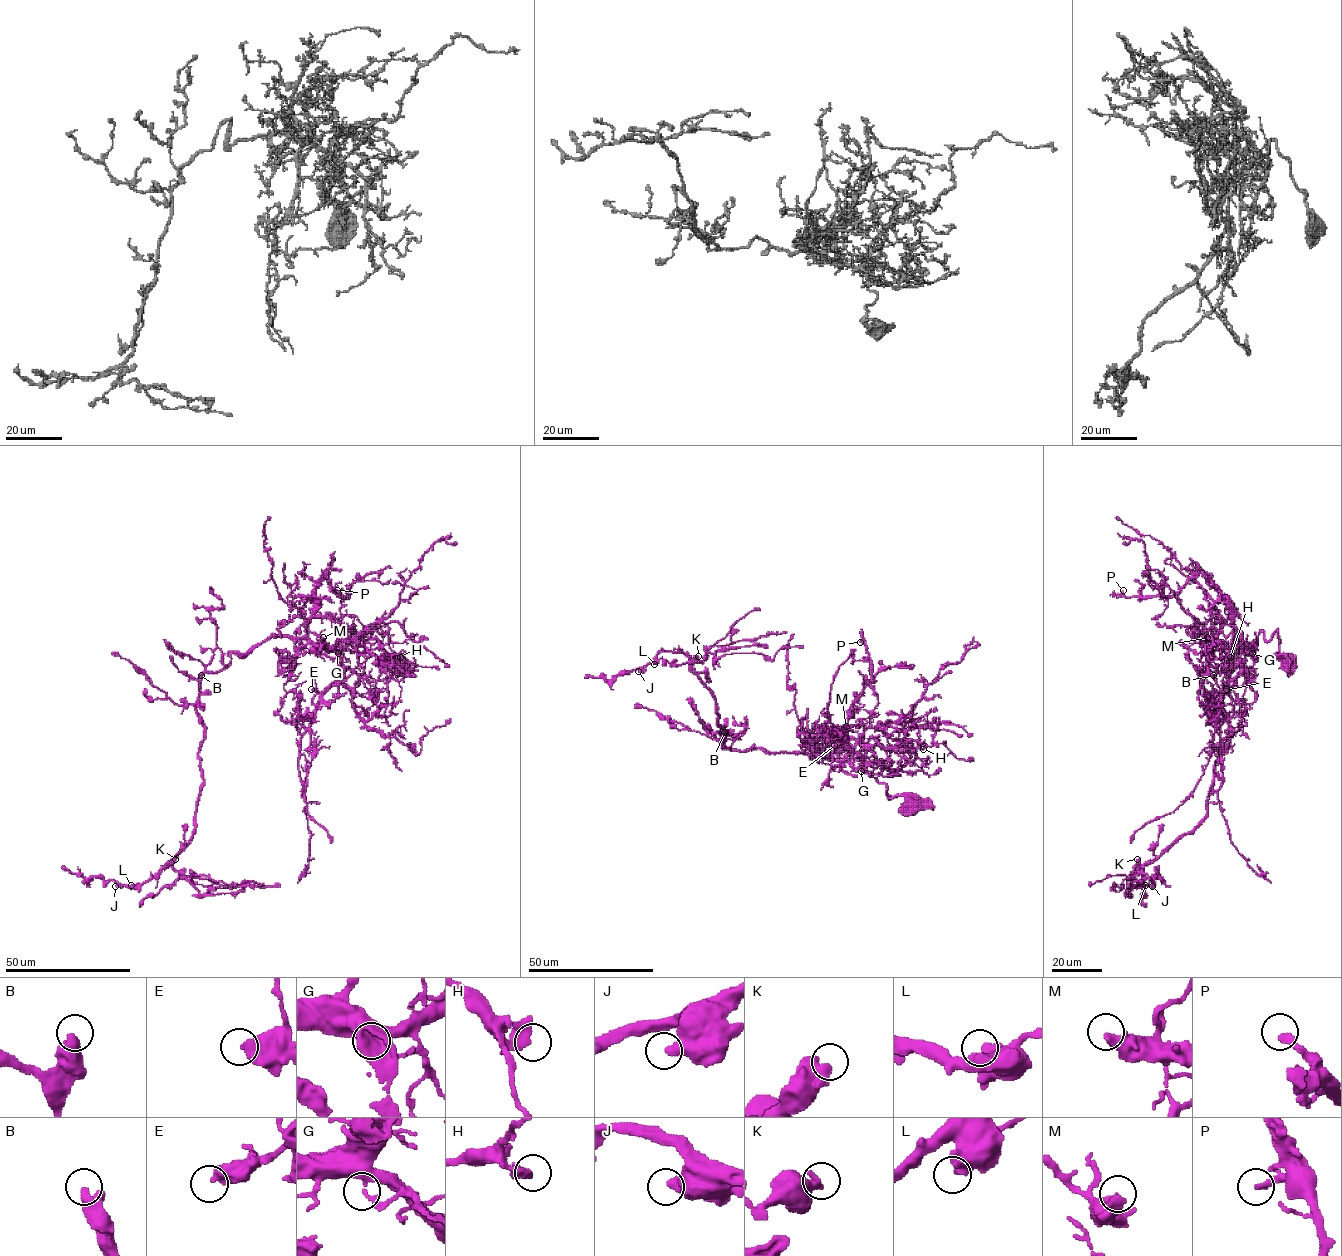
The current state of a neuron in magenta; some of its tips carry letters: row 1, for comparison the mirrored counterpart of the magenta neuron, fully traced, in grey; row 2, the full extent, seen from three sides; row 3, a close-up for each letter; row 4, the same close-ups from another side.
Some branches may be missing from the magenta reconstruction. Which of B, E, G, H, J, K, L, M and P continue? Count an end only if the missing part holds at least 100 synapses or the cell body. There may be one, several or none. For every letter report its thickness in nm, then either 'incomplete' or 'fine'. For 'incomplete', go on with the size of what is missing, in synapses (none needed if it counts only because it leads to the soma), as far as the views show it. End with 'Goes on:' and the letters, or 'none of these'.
B: 600 nm thick; fine
E: 550 nm thick; fine
G: 130 nm thick; fine
H: 550 nm thick; fine
J: 480 nm thick; fine
K: 600 nm thick; fine
L: 550 nm thick; fine
M: 400 nm thick; incomplete; about 400 synapses
P: 240 nm thick; fine
Goes on: M

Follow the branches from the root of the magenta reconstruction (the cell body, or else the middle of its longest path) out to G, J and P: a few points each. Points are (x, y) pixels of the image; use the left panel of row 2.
G: (388, 660), (365, 648), (368, 630), (364, 641), (354, 631), (347, 647), (338, 653)
J: (388, 660), (365, 648), (366, 630), (340, 652), (270, 636), (205, 672), (193, 836), (148, 880), (115, 886)
P: (388, 660), (365, 648), (368, 630), (340, 652), (310, 639), (323, 573), (348, 598), (337, 590)

